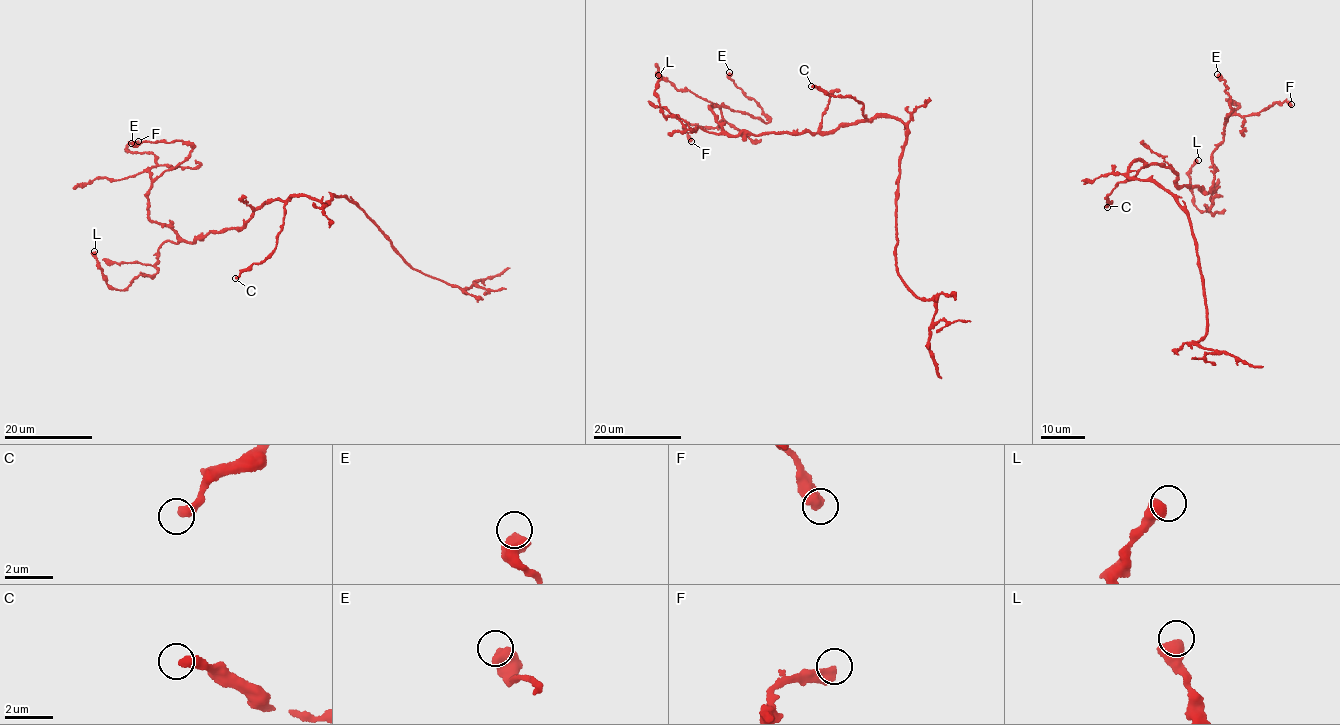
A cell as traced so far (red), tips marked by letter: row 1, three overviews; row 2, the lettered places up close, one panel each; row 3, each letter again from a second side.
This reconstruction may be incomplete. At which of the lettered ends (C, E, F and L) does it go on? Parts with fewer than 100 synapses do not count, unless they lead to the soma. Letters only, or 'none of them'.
none of them

